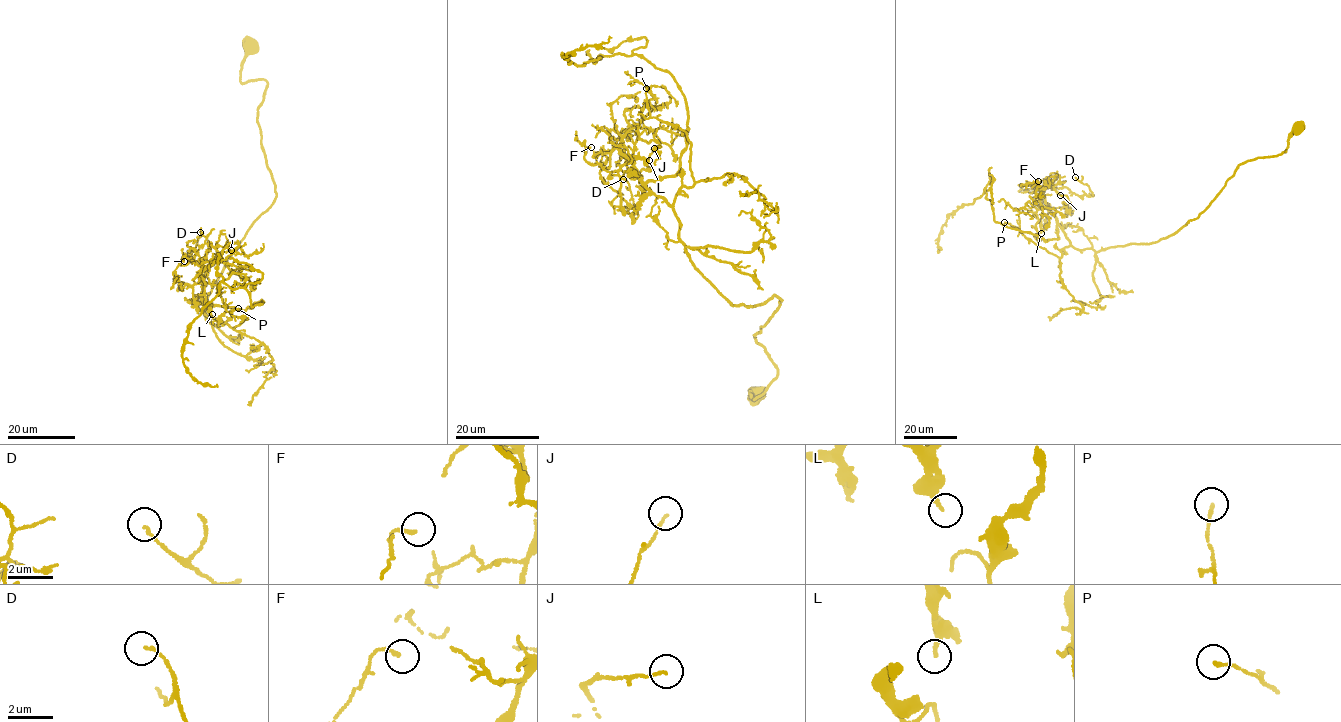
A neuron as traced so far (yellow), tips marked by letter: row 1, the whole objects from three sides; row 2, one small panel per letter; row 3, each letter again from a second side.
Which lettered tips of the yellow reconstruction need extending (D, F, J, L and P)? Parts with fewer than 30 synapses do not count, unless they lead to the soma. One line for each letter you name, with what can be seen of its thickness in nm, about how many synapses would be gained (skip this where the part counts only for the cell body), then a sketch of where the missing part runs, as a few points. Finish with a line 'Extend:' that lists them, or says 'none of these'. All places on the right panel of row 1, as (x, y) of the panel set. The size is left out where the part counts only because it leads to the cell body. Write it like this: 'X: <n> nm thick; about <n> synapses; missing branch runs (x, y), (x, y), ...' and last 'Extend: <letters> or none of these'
Extend: none of these

